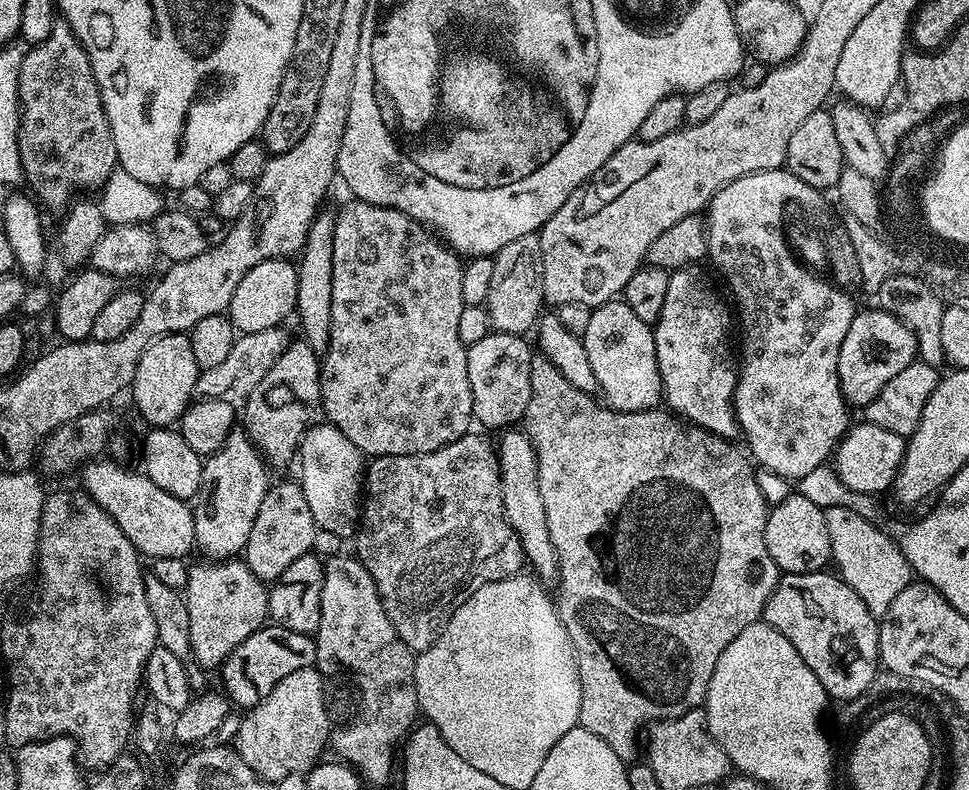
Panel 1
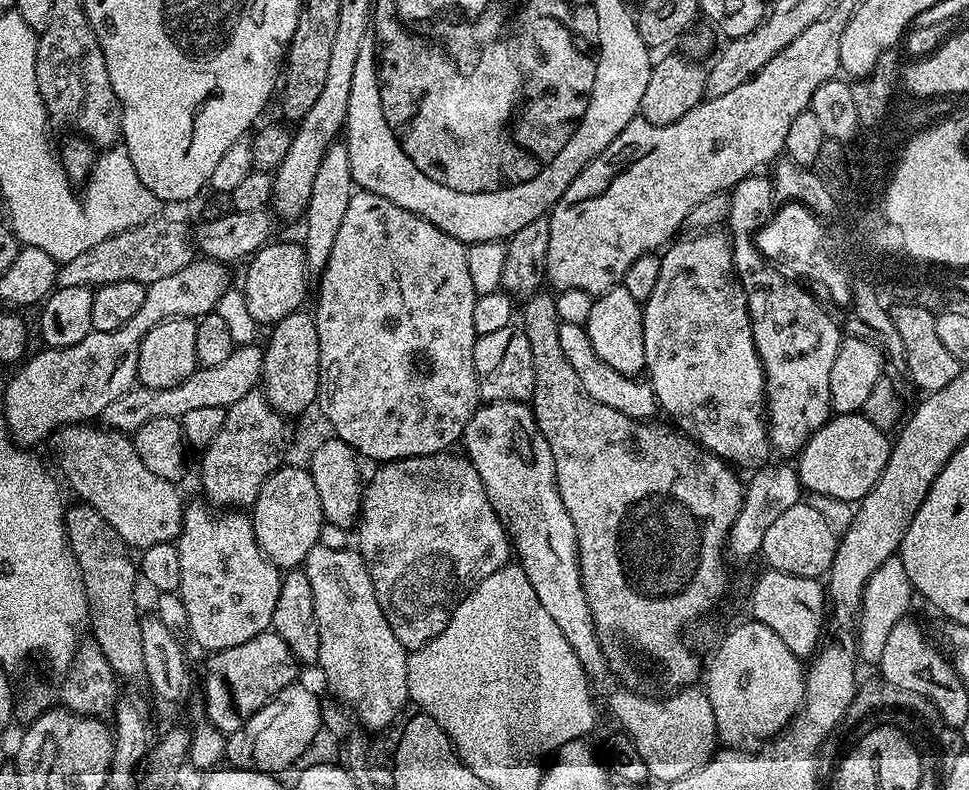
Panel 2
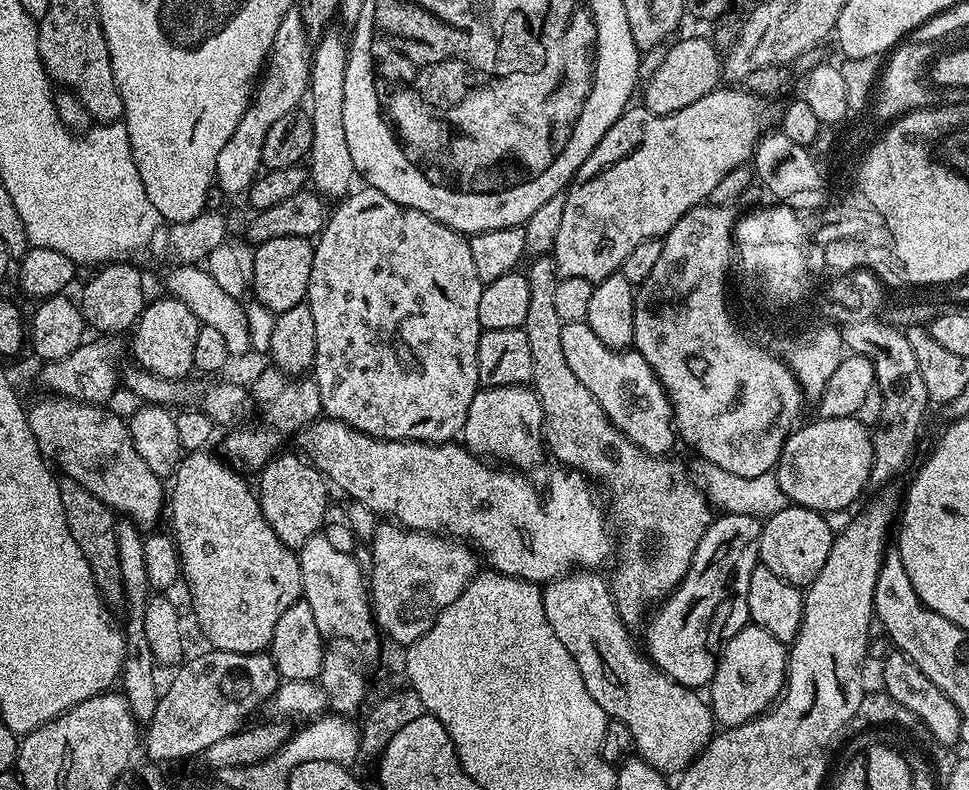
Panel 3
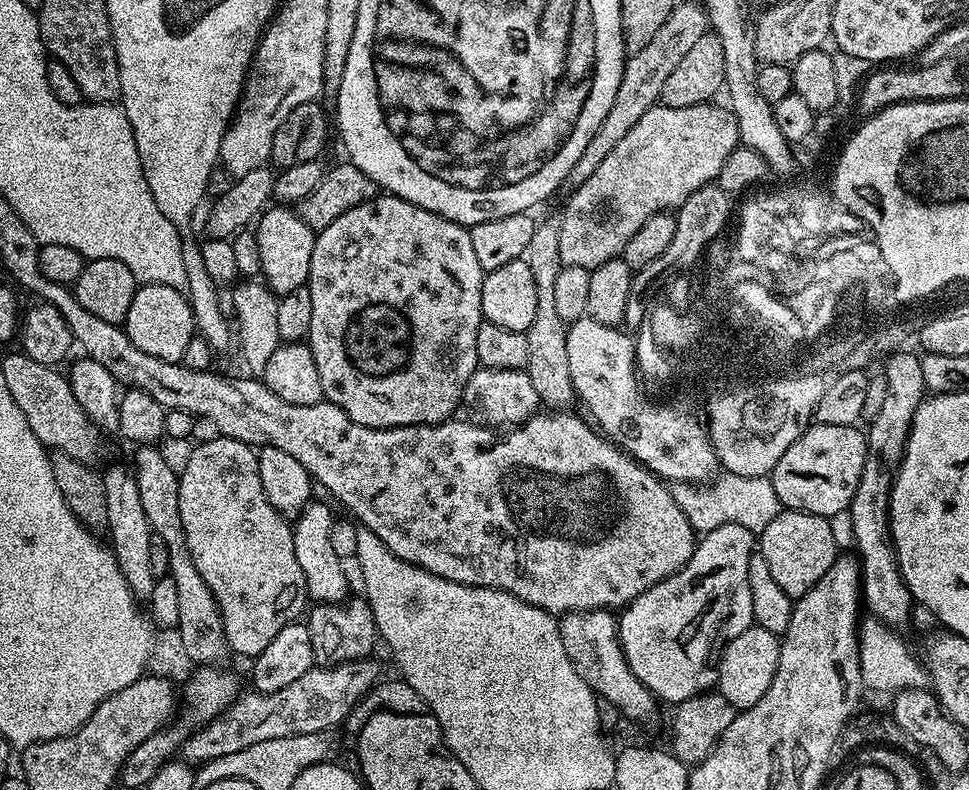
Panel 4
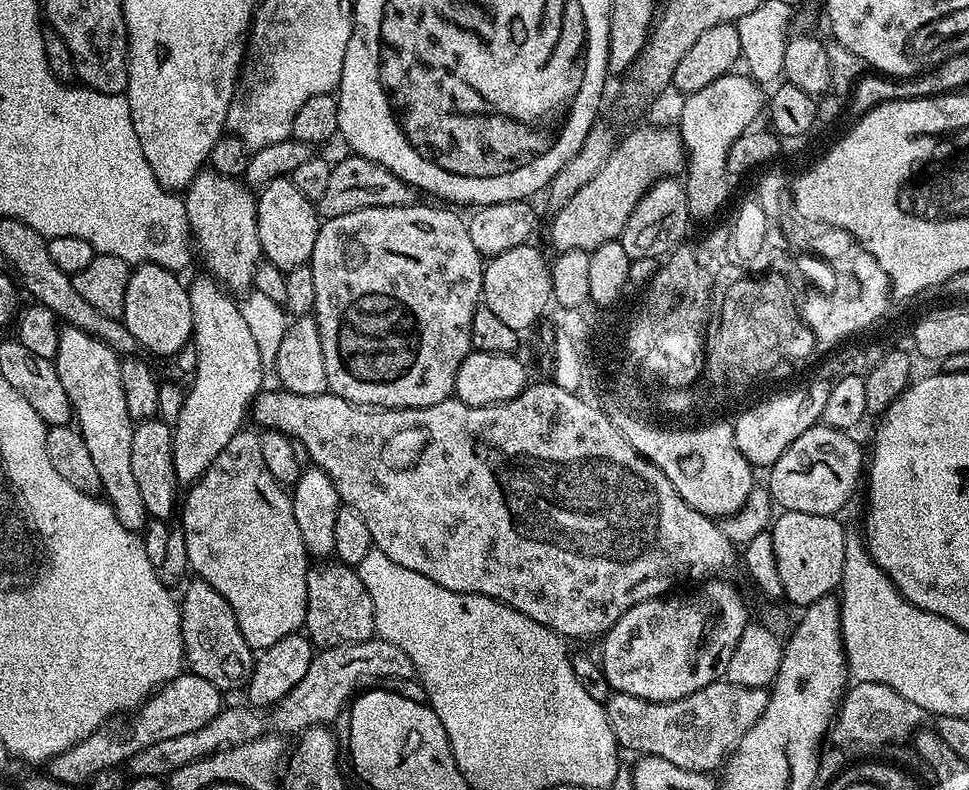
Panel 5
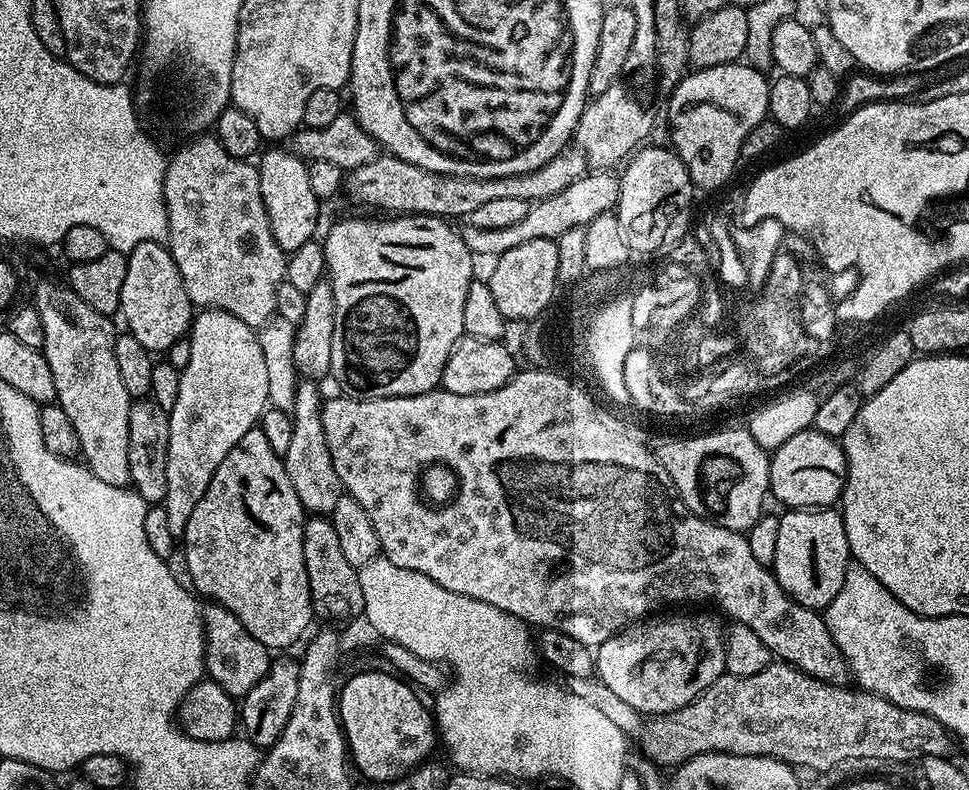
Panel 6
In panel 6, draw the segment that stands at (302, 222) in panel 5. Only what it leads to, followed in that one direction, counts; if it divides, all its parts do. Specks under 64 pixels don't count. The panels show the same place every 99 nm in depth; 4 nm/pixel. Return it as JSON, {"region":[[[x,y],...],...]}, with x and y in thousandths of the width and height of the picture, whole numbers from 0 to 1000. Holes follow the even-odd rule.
{"region":[[[281,185],[269,203],[266,203],[268,239],[270,256],[275,261],[275,271],[279,276],[279,289],[283,296],[283,306],[294,322],[308,316],[315,306],[323,303],[326,295],[326,277],[330,273],[332,254],[324,246],[320,235],[318,209],[304,192]]]}

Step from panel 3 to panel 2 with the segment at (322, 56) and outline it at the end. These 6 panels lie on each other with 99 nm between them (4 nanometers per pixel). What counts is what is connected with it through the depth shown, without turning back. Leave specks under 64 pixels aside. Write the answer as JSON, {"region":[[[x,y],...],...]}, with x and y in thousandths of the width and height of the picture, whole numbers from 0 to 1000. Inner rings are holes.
{"region":[[[344,180],[336,190],[336,195],[332,195],[332,206],[328,209],[328,222],[324,225],[324,235],[320,235],[320,256],[312,275],[312,285],[314,284],[312,313],[319,346],[333,344],[336,332],[341,332],[341,316],[345,316],[345,306],[349,303],[349,290],[353,286],[353,275],[357,272],[357,265],[361,262],[361,251],[368,241],[361,215],[359,184],[355,180]]]}

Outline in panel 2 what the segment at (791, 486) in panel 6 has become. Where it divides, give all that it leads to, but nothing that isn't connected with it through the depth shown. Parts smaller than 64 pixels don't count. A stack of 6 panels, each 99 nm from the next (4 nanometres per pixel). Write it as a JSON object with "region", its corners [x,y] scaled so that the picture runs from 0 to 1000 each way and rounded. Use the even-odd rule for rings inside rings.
{"region":[[[888,522],[860,525],[834,556],[834,563],[824,575],[819,591],[826,601],[827,614],[835,624],[886,635],[906,610],[916,584],[918,557],[912,552],[915,552],[913,543],[902,539],[902,534]]]}

